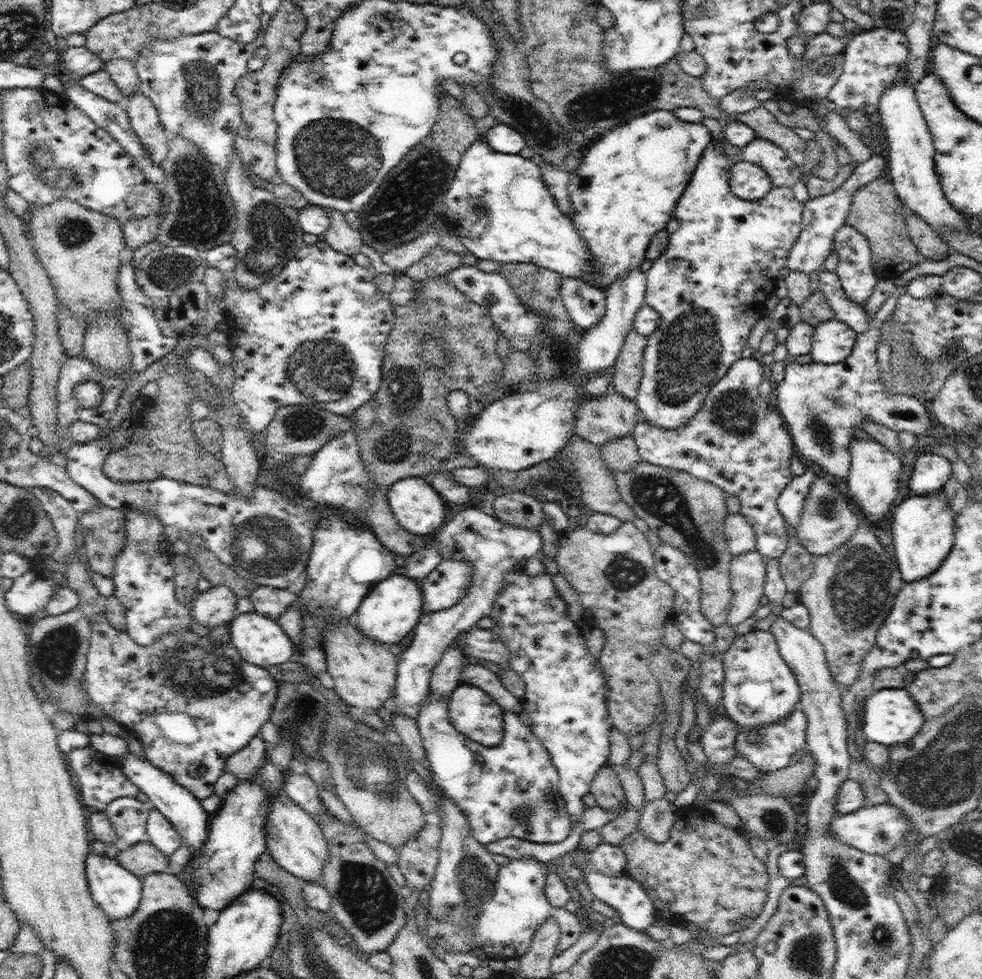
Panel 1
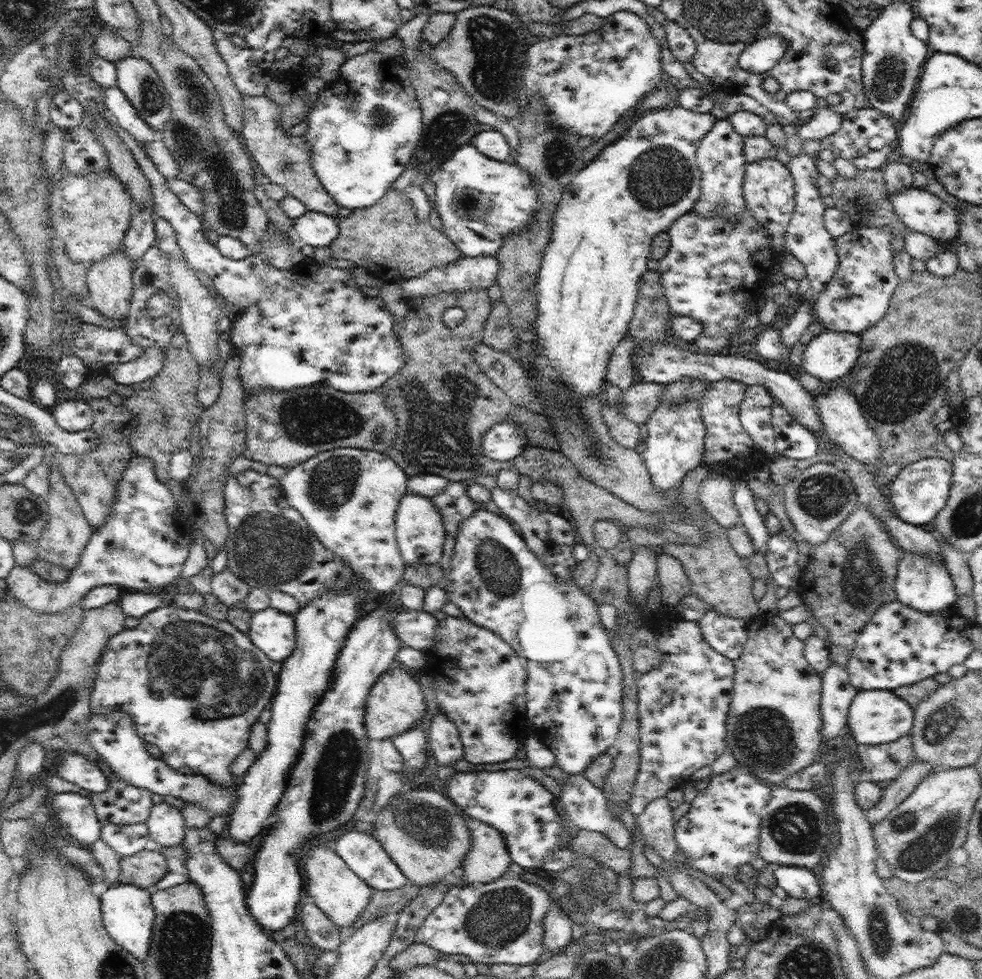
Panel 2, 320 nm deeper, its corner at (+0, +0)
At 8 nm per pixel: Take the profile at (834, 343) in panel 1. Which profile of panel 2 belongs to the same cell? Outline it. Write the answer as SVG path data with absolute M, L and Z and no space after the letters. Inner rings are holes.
M824 331L805 345L802 368L825 381L836 381L848 375L860 357L859 335Z

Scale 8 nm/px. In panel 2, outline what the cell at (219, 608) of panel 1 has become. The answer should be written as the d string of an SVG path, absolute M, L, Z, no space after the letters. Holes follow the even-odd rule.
M228 567L220 574L212 576L211 587L211 594L218 597L220 603L231 609L247 597L250 589L249 584L238 578Z

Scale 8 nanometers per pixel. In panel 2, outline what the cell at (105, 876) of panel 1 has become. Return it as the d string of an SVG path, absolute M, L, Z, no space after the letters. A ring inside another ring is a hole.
M118 882L118 884L108 887L107 891L102 895L101 911L103 912L105 929L114 939L114 942L134 954L138 961L144 961L146 955L148 955L153 922L155 921L155 908L149 892L136 887L136 885Z

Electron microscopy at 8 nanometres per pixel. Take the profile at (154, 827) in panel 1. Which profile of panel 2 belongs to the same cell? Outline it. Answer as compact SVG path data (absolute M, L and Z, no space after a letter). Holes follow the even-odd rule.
M165 801L151 808L146 825L149 839L161 846L176 846L184 841L186 822L181 811Z

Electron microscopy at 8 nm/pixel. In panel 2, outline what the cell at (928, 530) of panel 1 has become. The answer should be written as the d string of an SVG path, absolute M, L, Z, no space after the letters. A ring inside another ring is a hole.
M905 550L901 552L902 557L898 561L897 579L894 585L897 600L900 603L922 613L944 611L944 609L956 604L958 593L944 562L935 560L929 554L905 552Z

